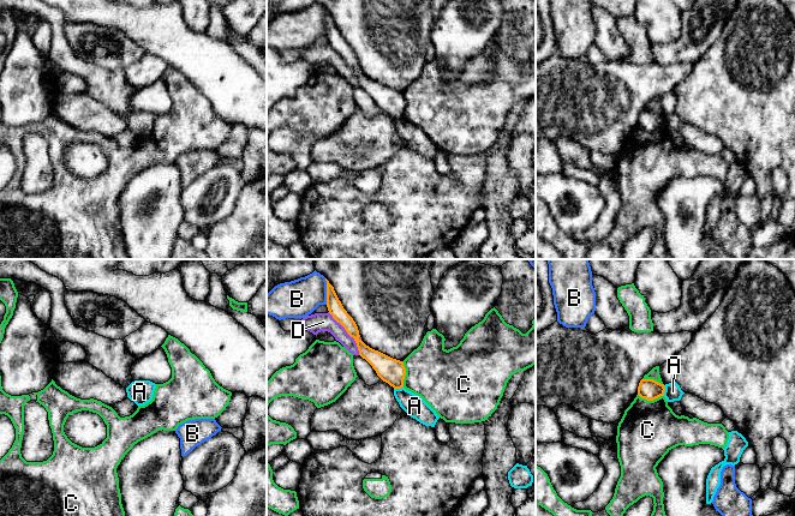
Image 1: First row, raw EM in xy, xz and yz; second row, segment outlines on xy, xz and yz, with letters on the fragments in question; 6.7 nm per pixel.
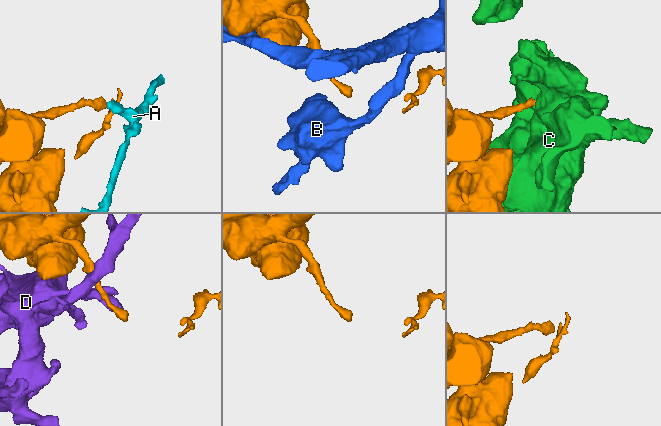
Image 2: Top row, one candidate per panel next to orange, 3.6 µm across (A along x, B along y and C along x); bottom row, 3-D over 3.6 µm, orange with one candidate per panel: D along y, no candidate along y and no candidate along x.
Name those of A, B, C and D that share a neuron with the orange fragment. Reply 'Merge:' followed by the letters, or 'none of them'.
Merge: none of them

